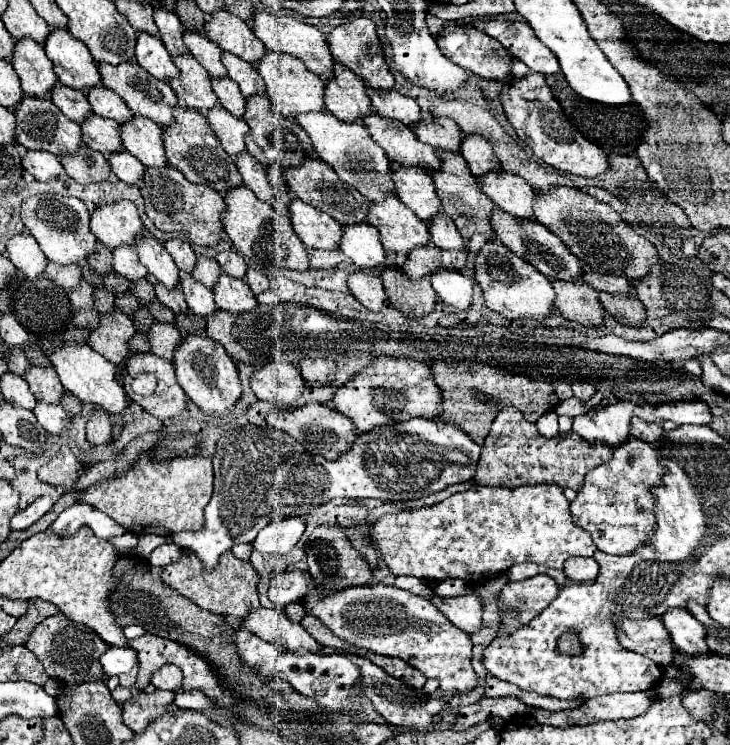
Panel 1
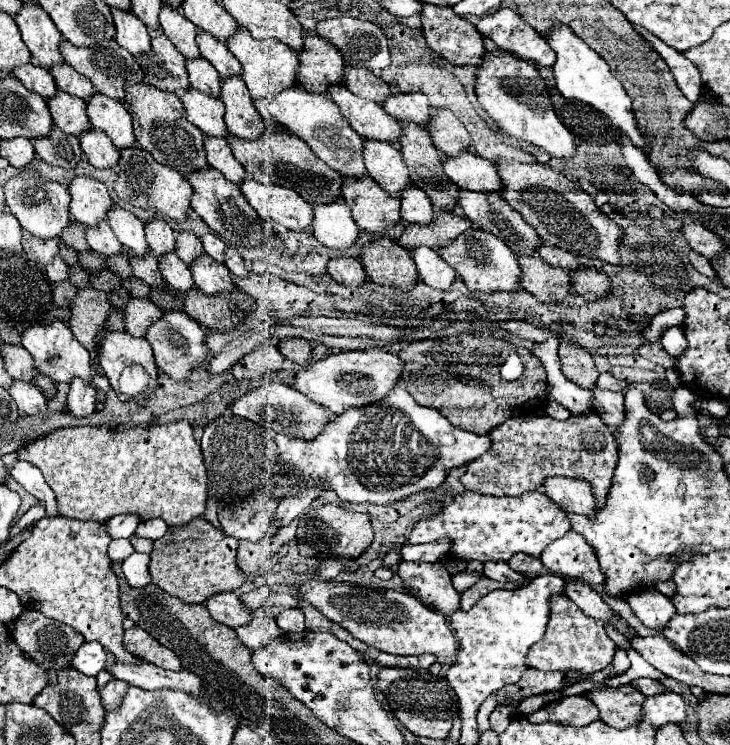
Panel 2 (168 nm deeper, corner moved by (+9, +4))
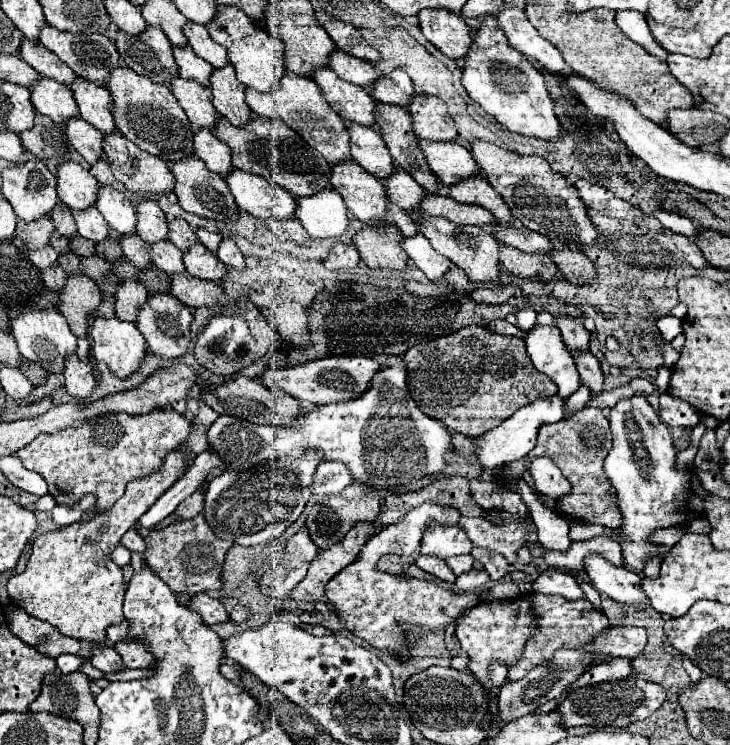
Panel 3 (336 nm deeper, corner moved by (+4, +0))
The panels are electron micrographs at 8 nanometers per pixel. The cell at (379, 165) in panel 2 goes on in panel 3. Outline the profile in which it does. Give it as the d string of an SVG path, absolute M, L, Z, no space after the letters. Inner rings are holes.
M348 123L346 129L350 133L352 159L378 179L392 175L392 159L380 133L374 127L364 127L358 123Z

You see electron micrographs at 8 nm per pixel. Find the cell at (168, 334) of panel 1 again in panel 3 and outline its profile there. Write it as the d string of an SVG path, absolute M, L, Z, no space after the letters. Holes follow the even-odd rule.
M126 279L126 281L120 281L118 291L116 291L114 297L116 297L116 303L114 303L116 315L122 321L132 321L134 323L134 319L138 317L138 307L142 303L146 303L148 291L140 281Z

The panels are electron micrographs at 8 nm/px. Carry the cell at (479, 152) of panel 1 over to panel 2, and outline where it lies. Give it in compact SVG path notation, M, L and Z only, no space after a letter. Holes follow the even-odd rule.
M437 109L433 113L433 123L427 127L435 147L443 151L447 157L457 157L471 147L471 139L463 123L445 109Z

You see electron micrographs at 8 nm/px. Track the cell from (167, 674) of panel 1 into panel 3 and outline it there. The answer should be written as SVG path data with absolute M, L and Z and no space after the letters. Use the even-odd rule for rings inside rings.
M194 423L186 445L170 451L156 473L130 481L126 493L108 511L98 513L90 521L80 521L40 535L32 545L26 571L8 581L8 595L12 603L32 617L48 621L66 637L104 645L106 627L122 621L122 599L126 591L122 567L118 567L110 555L120 543L122 533L132 529L136 521L156 503L156 499L182 477L188 469L188 455L198 455L208 449L206 431L208 427Z

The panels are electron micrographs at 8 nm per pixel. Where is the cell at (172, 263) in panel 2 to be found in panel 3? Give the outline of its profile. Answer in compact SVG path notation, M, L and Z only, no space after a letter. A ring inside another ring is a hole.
M168 239L154 243L152 249L150 249L150 257L152 257L152 263L168 275L184 271L182 251L178 247L174 247L174 243L170 243Z

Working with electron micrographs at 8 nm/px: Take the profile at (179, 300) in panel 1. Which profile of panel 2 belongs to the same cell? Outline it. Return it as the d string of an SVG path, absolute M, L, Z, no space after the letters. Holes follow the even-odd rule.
M149 253L145 259L137 259L131 257L131 267L133 267L133 275L147 283L149 287L161 287L165 283L165 279L161 277L159 265L157 265L157 257L153 253Z

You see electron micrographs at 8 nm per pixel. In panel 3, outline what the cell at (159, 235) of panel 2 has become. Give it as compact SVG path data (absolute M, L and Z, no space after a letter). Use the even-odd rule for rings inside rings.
M144 199L136 205L136 233L148 243L166 239L166 217L154 199Z

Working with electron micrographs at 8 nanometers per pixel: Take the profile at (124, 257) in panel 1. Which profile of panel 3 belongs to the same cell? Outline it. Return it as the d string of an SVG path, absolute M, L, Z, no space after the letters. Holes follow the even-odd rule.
M94 205L84 209L84 211L72 211L72 215L76 221L78 233L82 237L92 239L94 243L108 237L108 223L106 223L106 219L102 219L100 211Z

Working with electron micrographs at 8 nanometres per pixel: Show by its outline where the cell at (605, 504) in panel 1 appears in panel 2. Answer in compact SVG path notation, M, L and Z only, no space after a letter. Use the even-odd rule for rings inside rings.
M549 477L545 479L545 495L553 499L563 511L579 513L589 519L595 519L599 513L593 487L585 479L569 477Z

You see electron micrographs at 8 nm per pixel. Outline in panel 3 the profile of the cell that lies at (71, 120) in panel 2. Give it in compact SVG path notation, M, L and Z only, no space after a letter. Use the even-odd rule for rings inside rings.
M48 77L38 79L30 87L30 101L38 113L48 115L58 125L62 125L68 117L78 115L78 107L70 95L70 89Z

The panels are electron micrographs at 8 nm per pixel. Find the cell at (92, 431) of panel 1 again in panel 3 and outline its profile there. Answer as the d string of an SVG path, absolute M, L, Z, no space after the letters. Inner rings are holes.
M72 353L72 355L66 357L64 373L62 375L64 375L64 387L66 387L66 391L72 397L76 397L78 401L86 401L88 395L92 393L94 385L96 385L90 361L80 359L76 353Z

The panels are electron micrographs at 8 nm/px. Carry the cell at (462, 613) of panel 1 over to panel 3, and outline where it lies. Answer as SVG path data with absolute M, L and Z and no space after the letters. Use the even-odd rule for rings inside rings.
M418 555L416 561L414 561L422 571L446 581L446 583L454 583L456 575L452 573L452 569L444 563L444 559L440 557L432 557L432 555Z

